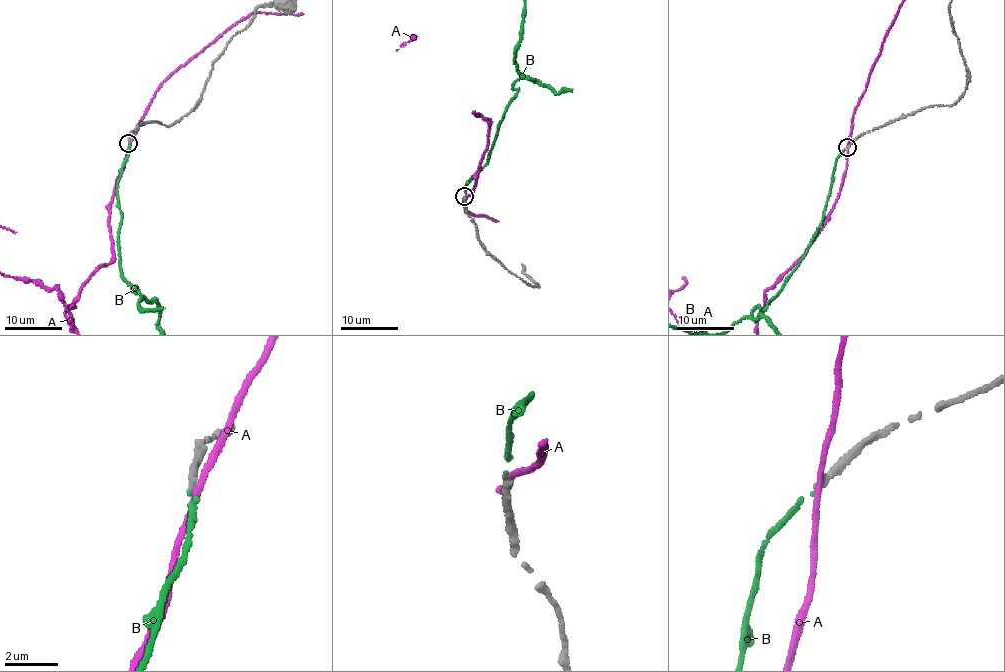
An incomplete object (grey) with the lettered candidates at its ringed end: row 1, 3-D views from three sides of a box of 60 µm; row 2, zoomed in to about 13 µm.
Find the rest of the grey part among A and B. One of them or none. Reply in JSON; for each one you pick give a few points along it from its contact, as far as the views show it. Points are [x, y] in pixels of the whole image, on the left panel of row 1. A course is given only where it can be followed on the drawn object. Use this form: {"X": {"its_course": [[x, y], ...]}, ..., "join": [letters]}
{"join": ["B"]}

